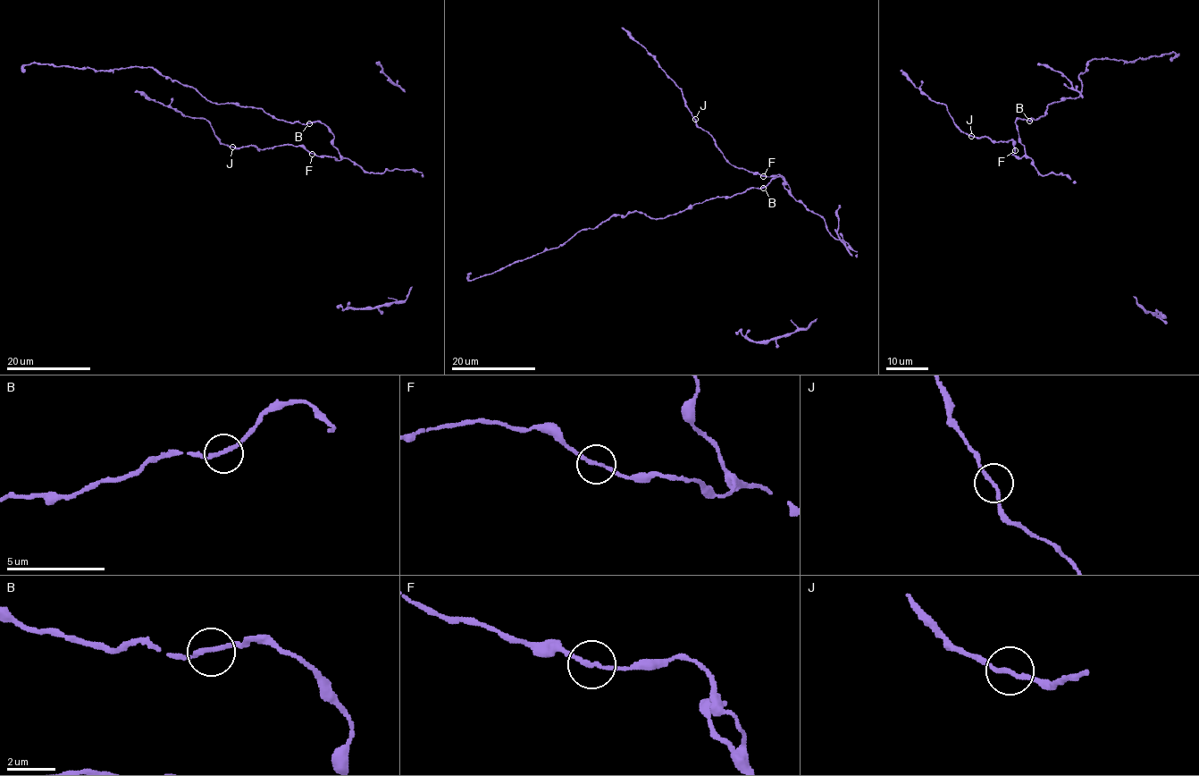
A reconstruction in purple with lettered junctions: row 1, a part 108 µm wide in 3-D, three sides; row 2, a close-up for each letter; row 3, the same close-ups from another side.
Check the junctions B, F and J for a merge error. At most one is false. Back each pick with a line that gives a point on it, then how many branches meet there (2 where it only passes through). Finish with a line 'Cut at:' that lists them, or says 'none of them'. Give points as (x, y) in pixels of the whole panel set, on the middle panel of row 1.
Cut at: none of them

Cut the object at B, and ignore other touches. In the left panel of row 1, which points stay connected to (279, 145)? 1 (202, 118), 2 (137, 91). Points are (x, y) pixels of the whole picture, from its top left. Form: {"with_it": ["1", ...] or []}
{"with_it": ["1", "2"]}

